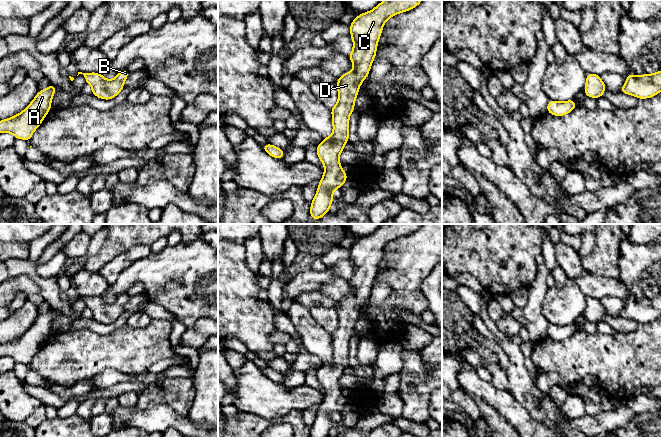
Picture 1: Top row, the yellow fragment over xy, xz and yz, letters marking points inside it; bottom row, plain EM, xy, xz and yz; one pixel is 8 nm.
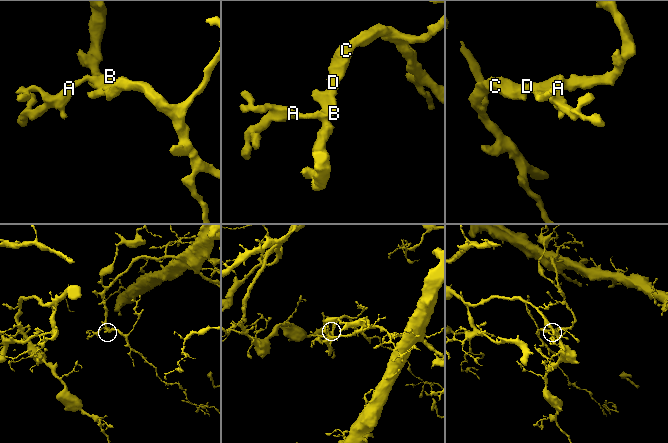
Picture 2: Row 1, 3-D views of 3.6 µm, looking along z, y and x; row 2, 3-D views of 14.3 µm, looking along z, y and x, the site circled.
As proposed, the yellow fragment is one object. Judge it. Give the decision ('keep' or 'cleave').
keep

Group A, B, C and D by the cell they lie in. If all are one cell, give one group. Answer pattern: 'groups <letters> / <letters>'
groups A B C D

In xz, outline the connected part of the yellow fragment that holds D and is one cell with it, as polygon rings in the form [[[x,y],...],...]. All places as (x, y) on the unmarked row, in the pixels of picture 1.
[[[386,224],[369,236],[360,237],[350,248],[350,260],[353,263],[353,275],[348,278],[354,293],[338,300],[338,326],[330,332],[333,357],[316,371],[318,382],[325,395],[314,420],[310,437],[328,437],[334,423],[333,414],[341,413],[348,403],[342,393],[339,379],[349,366],[349,341],[354,335],[359,311],[369,299],[376,281],[378,264],[384,247],[392,240],[407,236],[418,230],[423,224]]]

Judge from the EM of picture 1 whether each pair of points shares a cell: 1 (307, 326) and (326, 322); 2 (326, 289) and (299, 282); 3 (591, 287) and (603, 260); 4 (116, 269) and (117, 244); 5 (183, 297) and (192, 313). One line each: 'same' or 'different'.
1: different
2: different
3: different
4: different
5: same

